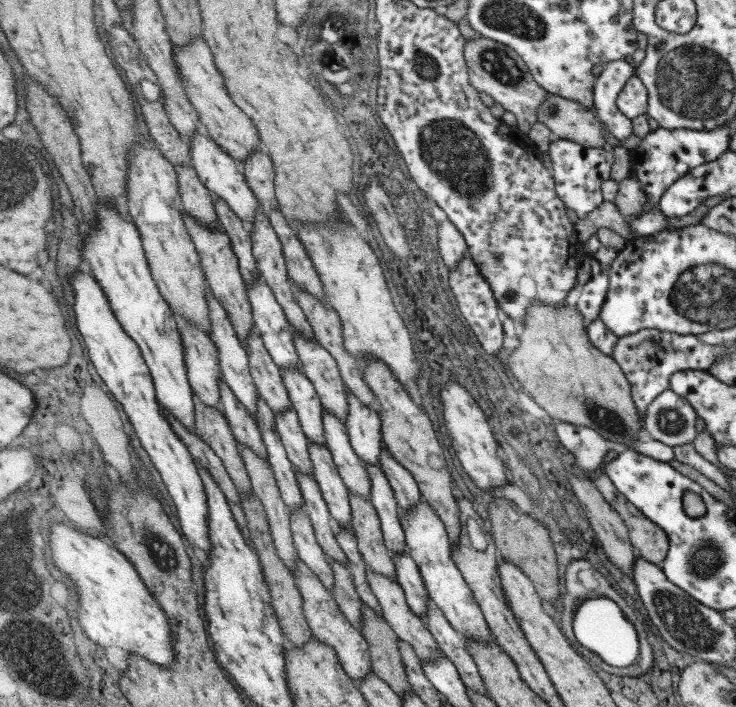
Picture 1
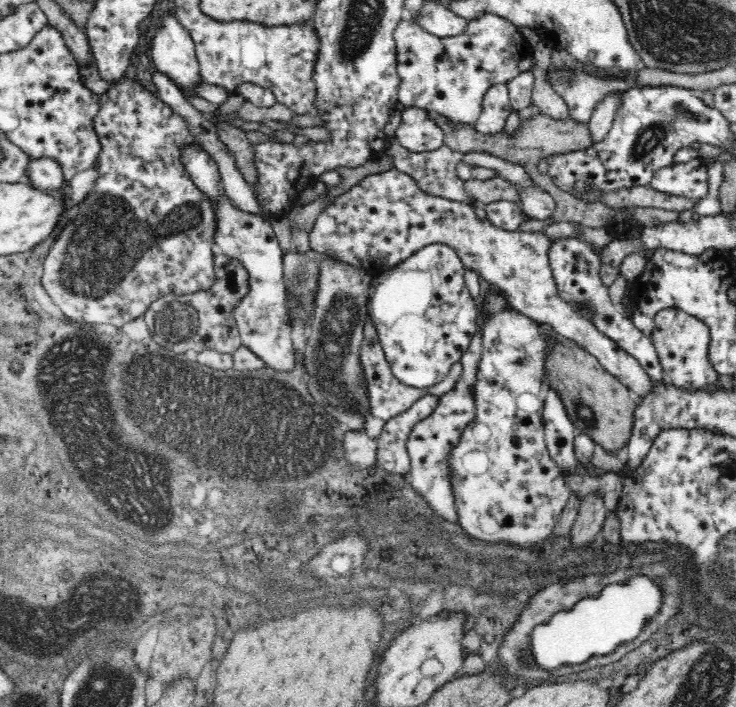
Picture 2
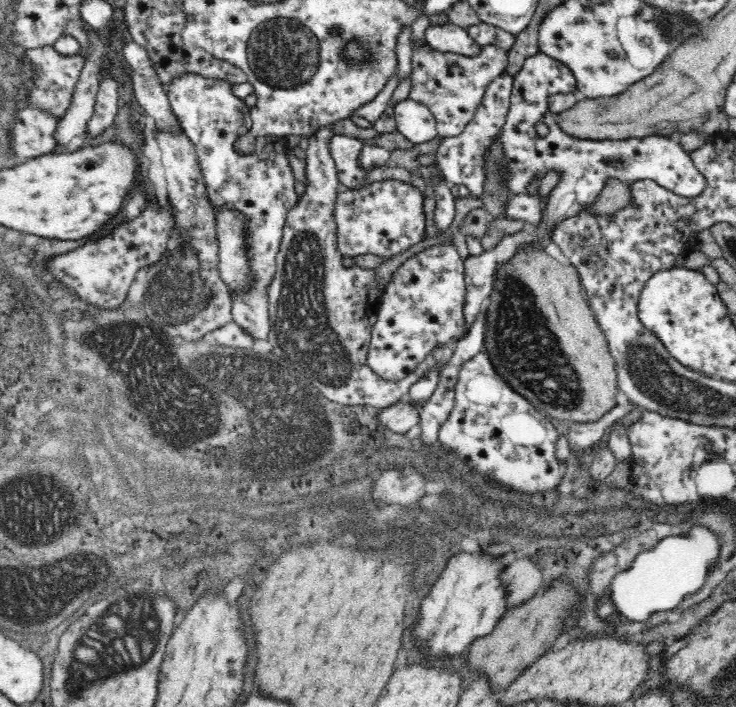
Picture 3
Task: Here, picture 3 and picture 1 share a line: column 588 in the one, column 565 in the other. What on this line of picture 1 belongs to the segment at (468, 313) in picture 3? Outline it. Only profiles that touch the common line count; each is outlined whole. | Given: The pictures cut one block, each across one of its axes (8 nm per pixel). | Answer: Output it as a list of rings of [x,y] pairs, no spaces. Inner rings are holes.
[[[553,138],[549,144],[549,158],[551,158],[551,174],[555,180],[555,192],[565,202],[567,208],[575,210],[579,218],[595,210],[603,202],[601,184],[609,180],[611,166],[615,158],[611,156],[611,150],[595,150],[595,148],[583,148],[571,140],[559,140]]]

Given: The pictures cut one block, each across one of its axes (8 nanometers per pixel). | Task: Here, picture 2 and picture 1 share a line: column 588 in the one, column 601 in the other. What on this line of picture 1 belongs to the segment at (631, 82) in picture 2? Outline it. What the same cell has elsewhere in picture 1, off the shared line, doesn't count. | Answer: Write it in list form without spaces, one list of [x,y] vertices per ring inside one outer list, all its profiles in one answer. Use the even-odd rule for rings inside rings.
[[[625,60],[607,62],[601,74],[595,78],[593,84],[593,106],[597,120],[613,134],[617,140],[627,140],[633,136],[631,120],[617,108],[617,96],[627,84],[629,78],[635,76],[635,68]]]

